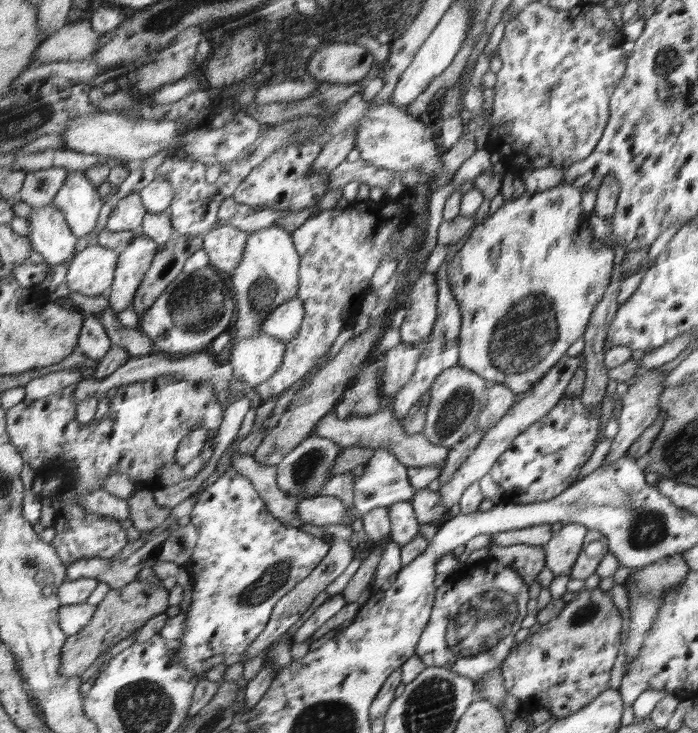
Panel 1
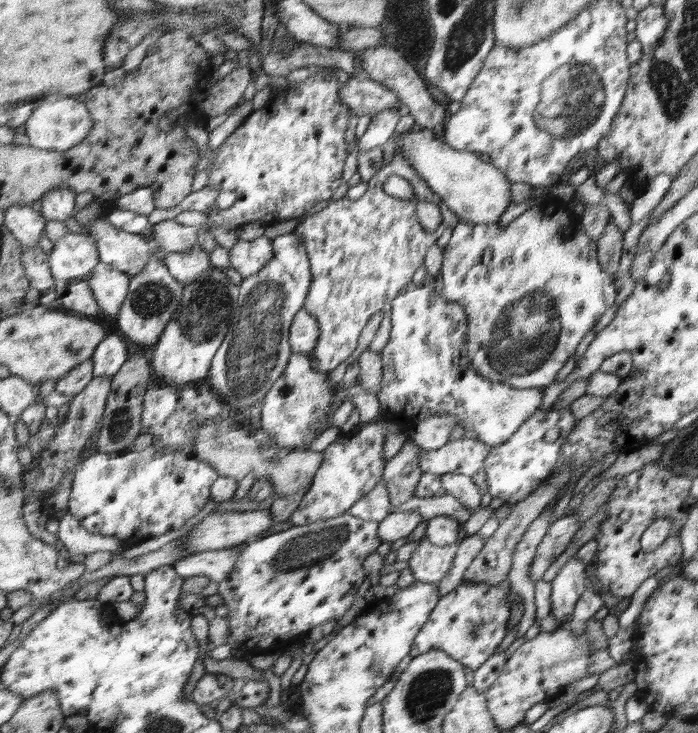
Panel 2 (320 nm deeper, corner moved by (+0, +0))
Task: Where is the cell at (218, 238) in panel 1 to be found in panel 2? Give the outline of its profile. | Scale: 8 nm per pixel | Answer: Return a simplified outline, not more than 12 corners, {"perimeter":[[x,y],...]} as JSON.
{"perimeter":[[243,235],[229,250],[230,266],[256,275],[275,256],[264,235]]}

